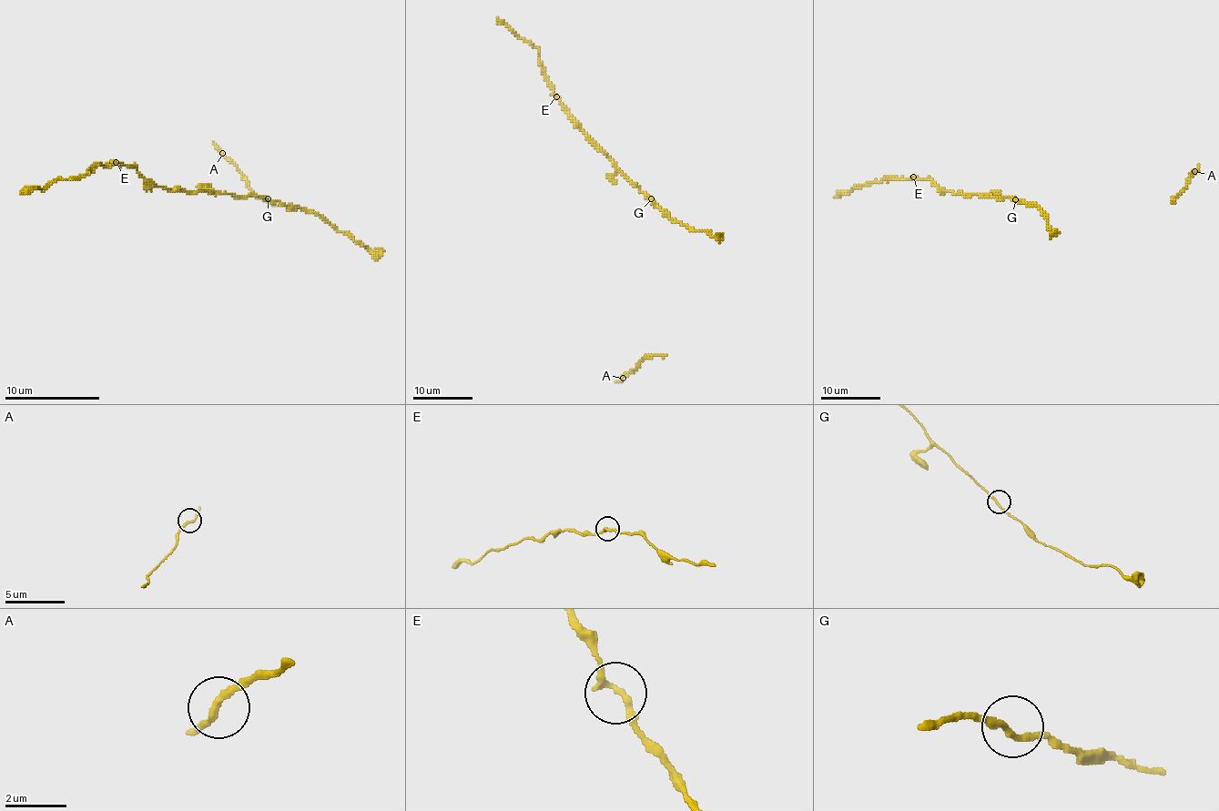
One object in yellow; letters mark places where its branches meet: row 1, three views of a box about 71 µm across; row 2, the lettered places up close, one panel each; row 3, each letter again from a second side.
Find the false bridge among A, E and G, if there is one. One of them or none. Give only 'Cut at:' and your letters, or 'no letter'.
Cut at: no letter

